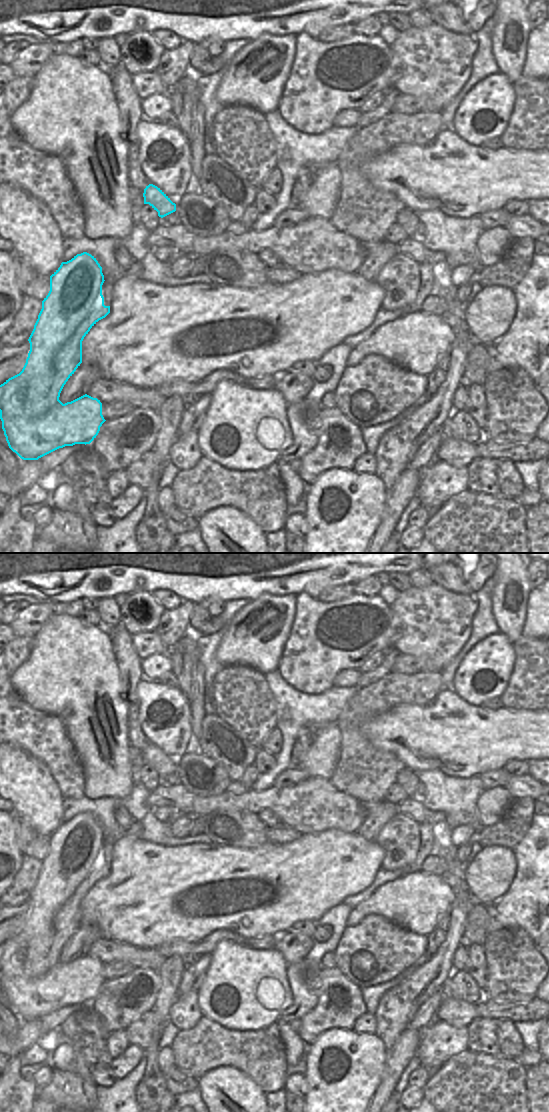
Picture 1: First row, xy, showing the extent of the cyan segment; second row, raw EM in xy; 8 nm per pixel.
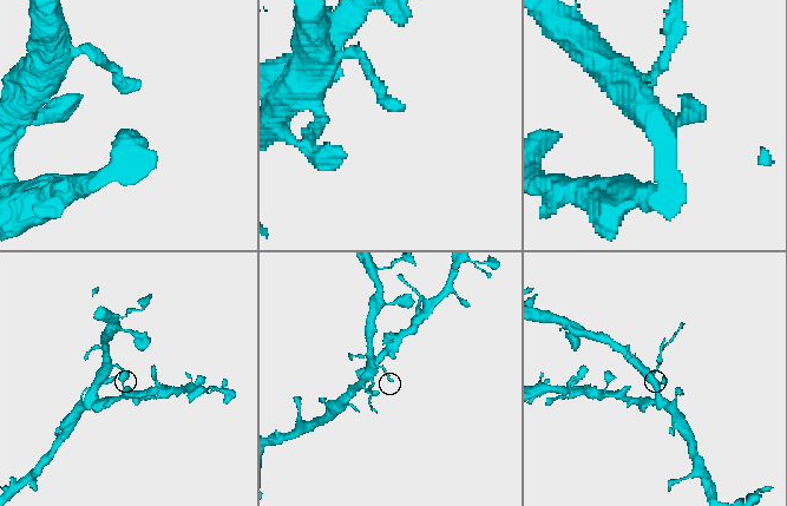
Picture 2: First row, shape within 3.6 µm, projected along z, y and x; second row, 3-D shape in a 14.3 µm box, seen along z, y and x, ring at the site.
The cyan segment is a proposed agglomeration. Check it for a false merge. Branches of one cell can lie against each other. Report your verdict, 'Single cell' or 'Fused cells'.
Fused cells.

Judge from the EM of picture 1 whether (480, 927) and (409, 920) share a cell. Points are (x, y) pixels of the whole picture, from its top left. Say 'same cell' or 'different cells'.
different cells

